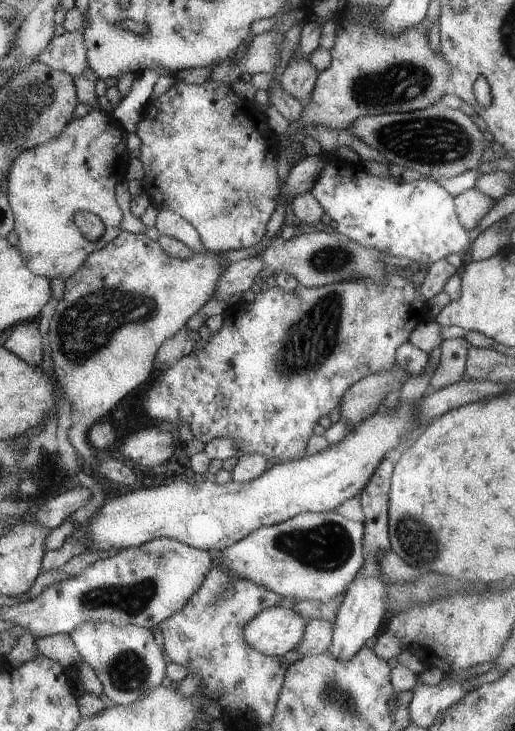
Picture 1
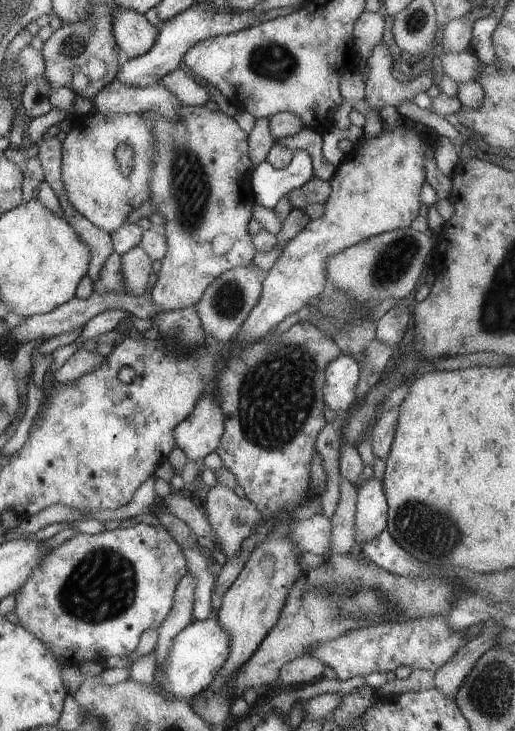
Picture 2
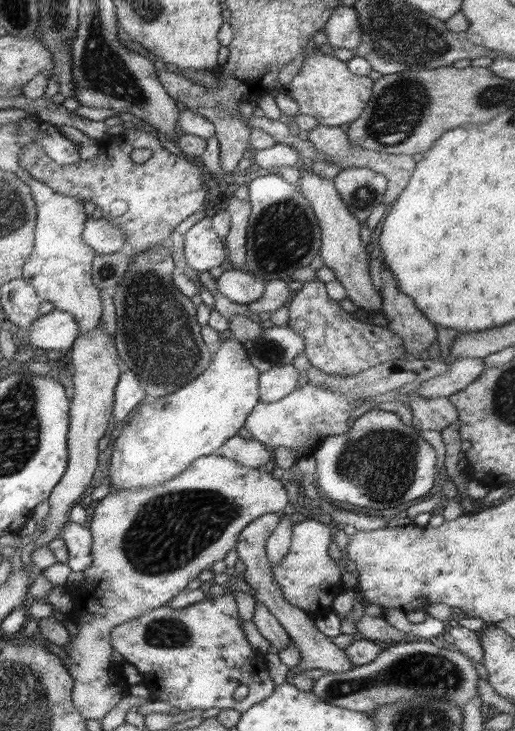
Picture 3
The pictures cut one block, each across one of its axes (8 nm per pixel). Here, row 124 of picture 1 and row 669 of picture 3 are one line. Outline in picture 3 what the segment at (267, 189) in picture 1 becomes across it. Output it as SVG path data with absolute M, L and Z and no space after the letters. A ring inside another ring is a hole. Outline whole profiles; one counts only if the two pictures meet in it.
M231 593L185 608L154 608L135 619L123 622L110 632L110 643L115 652L119 652L125 662L140 672L143 686L149 691L150 701L168 702L173 711L207 710L207 708L231 708L244 713L251 706L265 700L274 690L274 683L267 673L263 654L248 645L241 630L241 618L237 613L237 604ZM239 685L246 685L249 692L241 701L233 700L233 692Z

